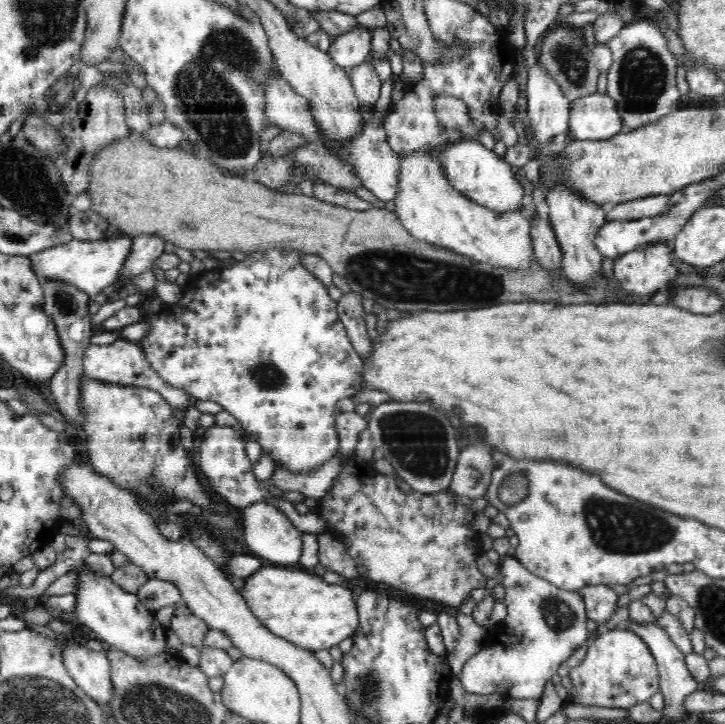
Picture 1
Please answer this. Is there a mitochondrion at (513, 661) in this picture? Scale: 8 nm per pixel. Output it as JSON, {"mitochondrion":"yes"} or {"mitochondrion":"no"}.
{"mitochondrion":"no"}

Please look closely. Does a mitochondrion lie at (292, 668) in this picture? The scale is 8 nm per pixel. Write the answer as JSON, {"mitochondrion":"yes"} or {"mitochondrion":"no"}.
{"mitochondrion":"no"}

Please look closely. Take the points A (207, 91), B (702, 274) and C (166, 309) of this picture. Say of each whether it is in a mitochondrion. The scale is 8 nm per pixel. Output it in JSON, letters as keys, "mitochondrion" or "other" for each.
{"A":"mitochondrion","B":"other","C":"other"}

